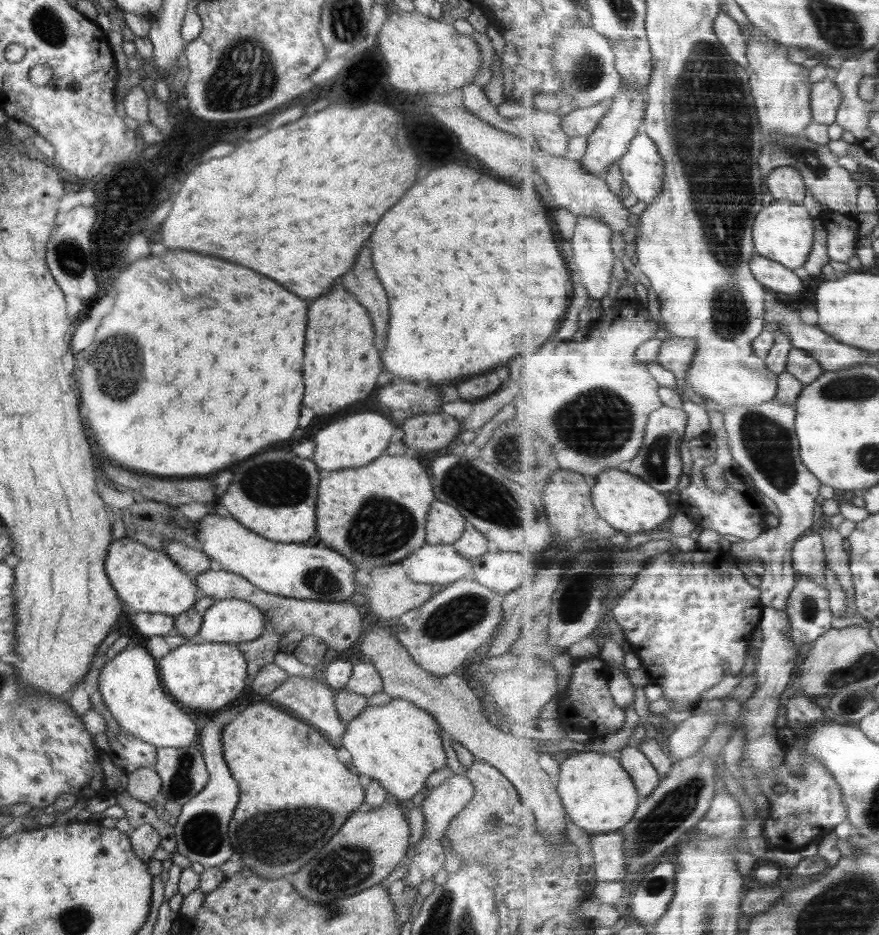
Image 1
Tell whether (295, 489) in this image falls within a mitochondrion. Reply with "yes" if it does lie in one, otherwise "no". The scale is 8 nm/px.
yes

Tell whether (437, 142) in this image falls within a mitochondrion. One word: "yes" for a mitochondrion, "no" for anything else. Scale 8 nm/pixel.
no

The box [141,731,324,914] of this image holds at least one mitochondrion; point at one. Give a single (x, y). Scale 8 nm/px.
(203, 834)

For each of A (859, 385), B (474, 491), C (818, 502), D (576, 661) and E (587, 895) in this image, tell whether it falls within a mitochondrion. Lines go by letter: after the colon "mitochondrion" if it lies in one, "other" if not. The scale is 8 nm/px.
A: mitochondrion
B: mitochondrion
C: other
D: other
E: other

